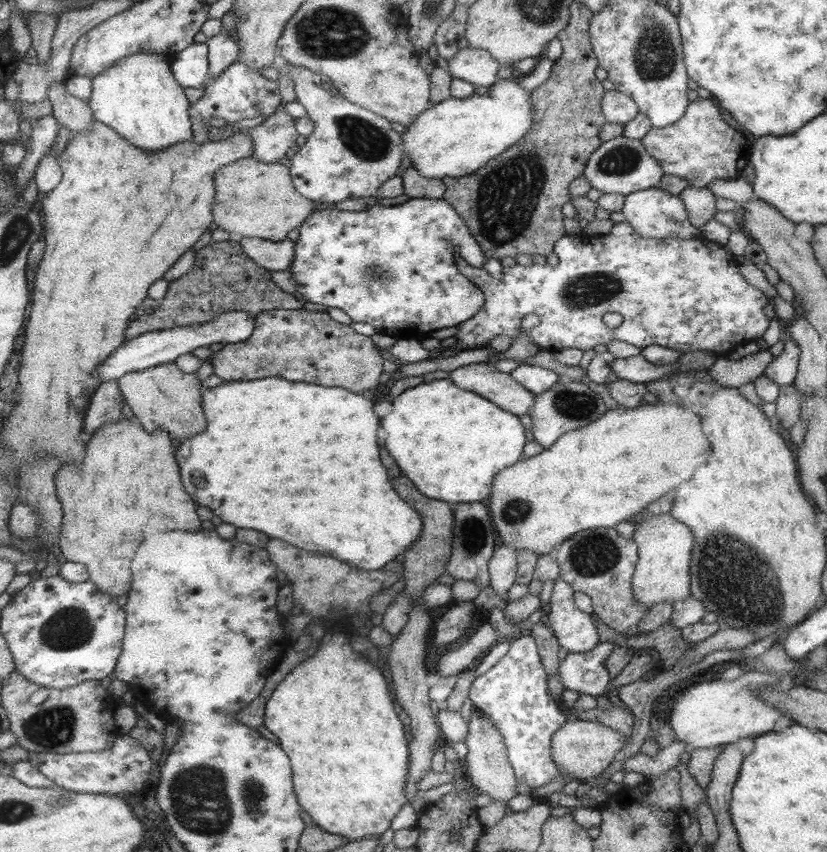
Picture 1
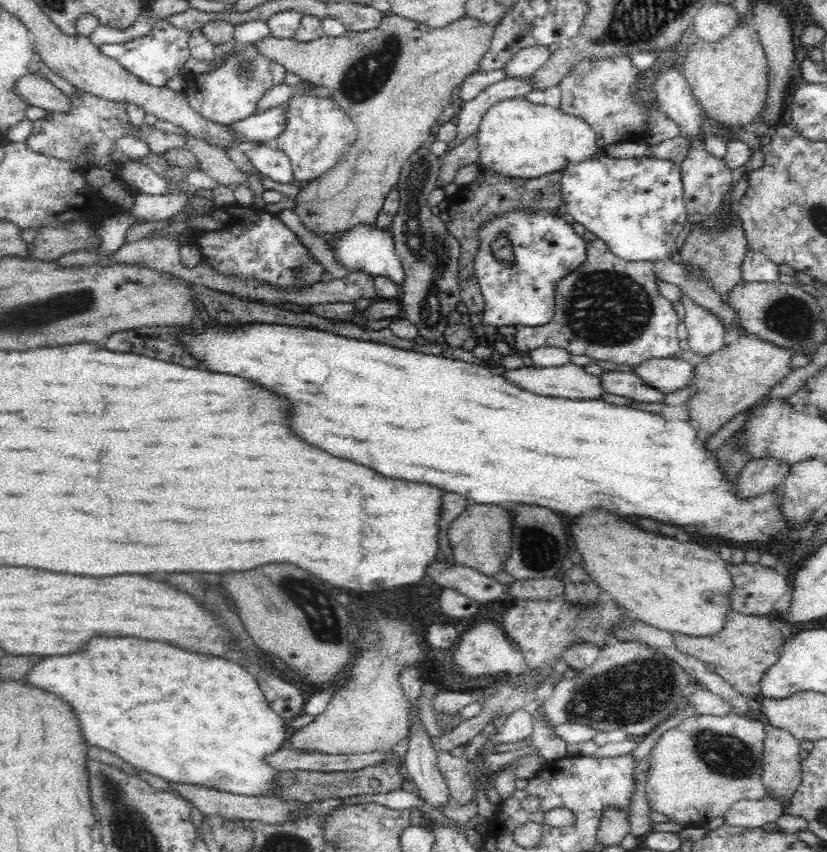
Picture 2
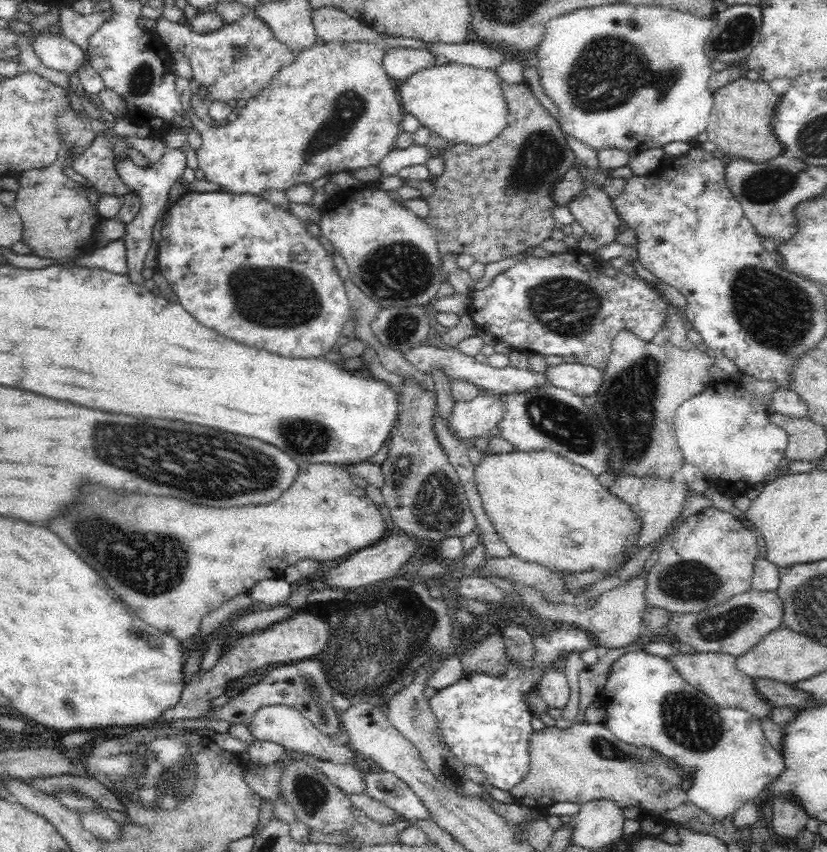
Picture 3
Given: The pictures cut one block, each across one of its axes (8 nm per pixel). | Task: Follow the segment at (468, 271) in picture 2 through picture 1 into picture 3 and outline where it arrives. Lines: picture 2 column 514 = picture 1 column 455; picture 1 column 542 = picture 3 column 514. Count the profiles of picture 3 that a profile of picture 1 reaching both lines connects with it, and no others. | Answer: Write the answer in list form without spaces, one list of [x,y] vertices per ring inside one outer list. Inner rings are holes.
[[[499,79],[508,110],[507,125],[499,137],[482,147],[451,145],[443,154],[445,171],[439,177],[430,178],[434,193],[427,198],[431,210],[425,221],[436,237],[440,264],[447,254],[460,252],[471,254],[476,262],[490,264],[516,256],[518,252],[551,238],[554,220],[550,212],[557,206],[551,198],[551,188],[575,164],[574,153],[567,146],[561,128],[542,107],[528,84],[524,81],[509,84]]]

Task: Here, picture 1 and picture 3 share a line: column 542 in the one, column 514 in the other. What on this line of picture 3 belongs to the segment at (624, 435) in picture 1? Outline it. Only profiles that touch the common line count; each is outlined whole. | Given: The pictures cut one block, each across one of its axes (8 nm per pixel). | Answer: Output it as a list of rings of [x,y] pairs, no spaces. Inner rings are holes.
[[[513,450],[484,455],[478,464],[473,464],[473,471],[474,486],[485,513],[512,554],[522,561],[538,563],[558,574],[586,570],[618,574],[628,561],[628,550],[638,540],[642,523],[628,503],[610,494],[587,468],[551,450],[532,453]]]

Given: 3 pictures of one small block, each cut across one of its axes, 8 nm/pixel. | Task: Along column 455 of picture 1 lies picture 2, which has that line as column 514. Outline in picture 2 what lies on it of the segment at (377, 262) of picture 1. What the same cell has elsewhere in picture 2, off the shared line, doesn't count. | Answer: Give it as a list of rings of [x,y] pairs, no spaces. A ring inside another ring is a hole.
[[[516,210],[508,212],[494,220],[481,224],[479,244],[477,246],[476,258],[473,259],[474,276],[480,285],[481,296],[484,297],[484,320],[483,324],[492,326],[542,326],[551,320],[555,313],[554,290],[556,283],[560,278],[564,278],[576,267],[579,267],[586,261],[587,249],[586,240],[578,236],[572,230],[570,224],[556,216],[555,212],[536,211],[536,210]],[[502,236],[510,241],[512,252],[514,252],[515,267],[510,269],[506,265],[498,263],[494,253],[492,253],[492,244]]]

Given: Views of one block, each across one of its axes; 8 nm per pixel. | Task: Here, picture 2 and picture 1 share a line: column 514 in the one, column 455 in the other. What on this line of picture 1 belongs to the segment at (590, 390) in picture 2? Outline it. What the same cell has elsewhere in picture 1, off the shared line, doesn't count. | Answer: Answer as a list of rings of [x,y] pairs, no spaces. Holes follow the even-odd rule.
[[[492,362],[460,366],[448,374],[448,379],[461,390],[473,391],[517,416],[529,414],[535,404],[531,391],[525,390],[512,375],[498,371]]]

